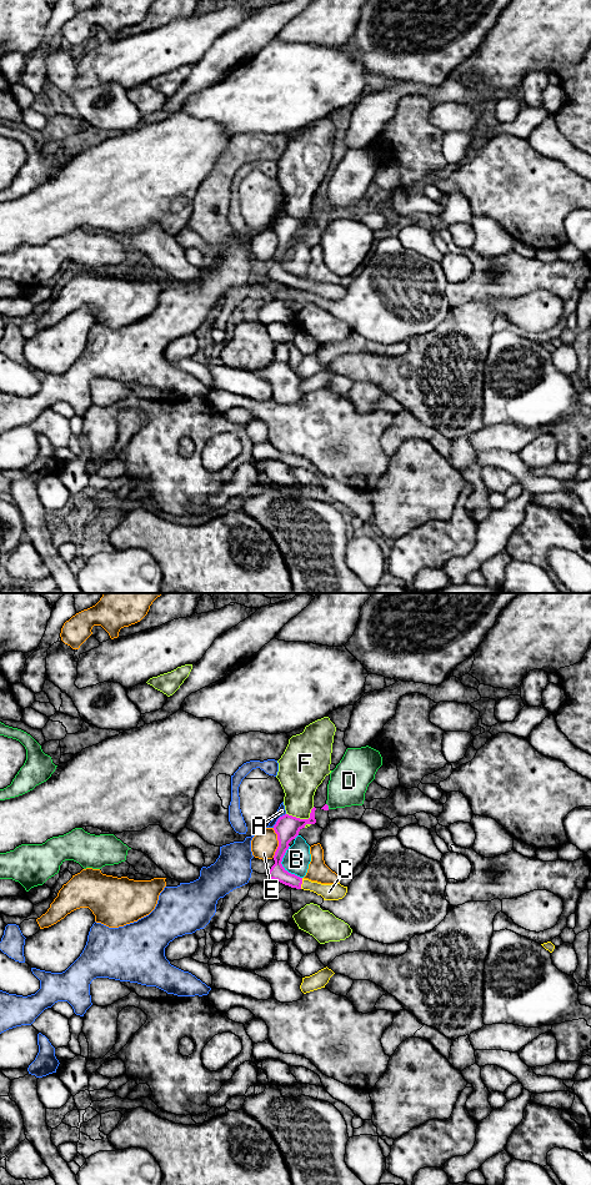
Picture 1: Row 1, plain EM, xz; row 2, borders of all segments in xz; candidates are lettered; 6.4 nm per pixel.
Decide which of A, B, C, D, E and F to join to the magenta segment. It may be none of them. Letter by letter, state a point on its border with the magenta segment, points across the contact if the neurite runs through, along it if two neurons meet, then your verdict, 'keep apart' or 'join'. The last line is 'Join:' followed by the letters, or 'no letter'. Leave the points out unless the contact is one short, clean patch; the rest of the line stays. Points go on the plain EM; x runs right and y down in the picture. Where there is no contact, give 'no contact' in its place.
A: meets magenta in xz at (278, 220); keep apart
B: meets magenta in xz at (281, 266); keep apart
C: meets magenta in xz at (301, 284); runs through xz (278, 272), (289, 280), (301, 284), (329, 292); join
D: meets magenta in xz at (327, 206); keep apart
E: meets magenta in xz at (279, 244); keep apart
F: meets magenta in xz at (302, 220); keep apart
Join: C

